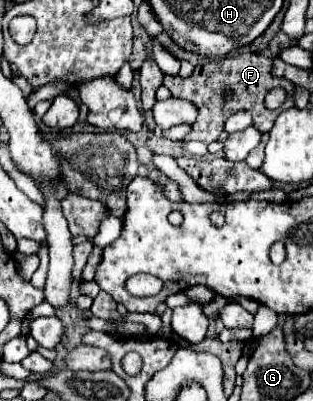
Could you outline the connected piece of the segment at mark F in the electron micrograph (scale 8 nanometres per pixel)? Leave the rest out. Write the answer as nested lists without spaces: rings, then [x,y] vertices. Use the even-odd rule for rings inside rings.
[[[253,52],[237,54],[237,56],[225,56],[225,58],[207,58],[201,64],[197,64],[193,74],[187,78],[165,74],[163,86],[169,88],[169,92],[173,92],[173,96],[179,96],[179,98],[193,102],[199,110],[197,120],[191,124],[191,132],[183,138],[183,142],[217,140],[221,130],[223,130],[225,120],[233,114],[233,110],[251,110],[253,126],[259,128],[261,132],[269,132],[277,114],[281,110],[293,106],[293,84],[287,78],[271,78],[271,58],[261,56],[261,54],[253,54]],[[225,88],[233,90],[233,98],[223,100],[221,92]],[[273,88],[285,88],[285,92],[287,92],[285,104],[279,106],[277,110],[269,110],[263,102],[267,92]]]

